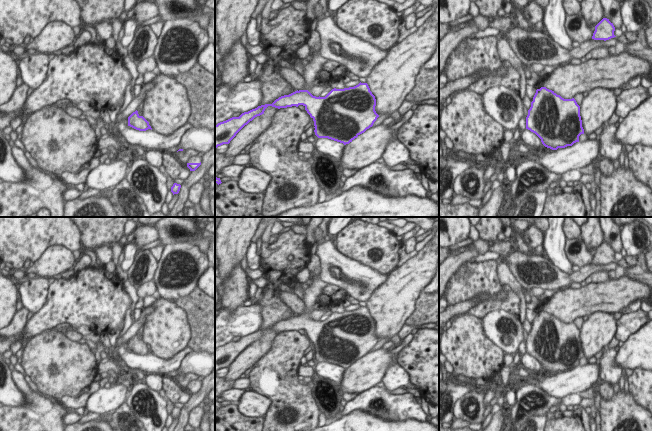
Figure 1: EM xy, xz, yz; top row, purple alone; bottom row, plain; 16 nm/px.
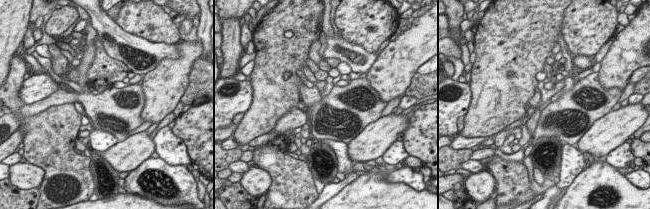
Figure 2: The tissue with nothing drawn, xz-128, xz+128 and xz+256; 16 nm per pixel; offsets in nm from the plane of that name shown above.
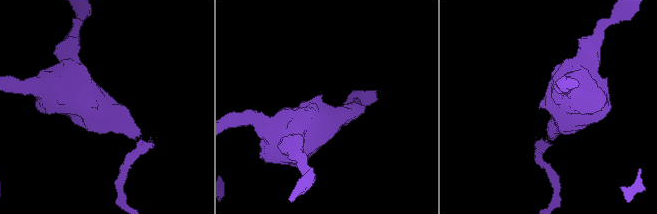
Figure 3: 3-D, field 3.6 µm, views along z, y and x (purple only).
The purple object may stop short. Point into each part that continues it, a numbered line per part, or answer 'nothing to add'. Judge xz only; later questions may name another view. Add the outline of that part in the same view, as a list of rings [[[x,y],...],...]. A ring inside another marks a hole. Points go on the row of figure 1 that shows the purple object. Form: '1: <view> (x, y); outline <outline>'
1: xz (313, 66); outline [[[314,43],[310,48],[312,59],[303,66],[303,78],[305,80],[305,90],[309,92],[312,91],[312,88],[309,86],[316,79],[316,74],[320,72],[322,65],[327,62],[326,58],[323,58],[320,55],[321,44]]]

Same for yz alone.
nothing to add

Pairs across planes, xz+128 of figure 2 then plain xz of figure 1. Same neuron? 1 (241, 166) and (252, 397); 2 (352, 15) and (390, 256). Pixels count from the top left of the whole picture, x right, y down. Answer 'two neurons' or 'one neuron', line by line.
1: two neurons
2: one neuron

